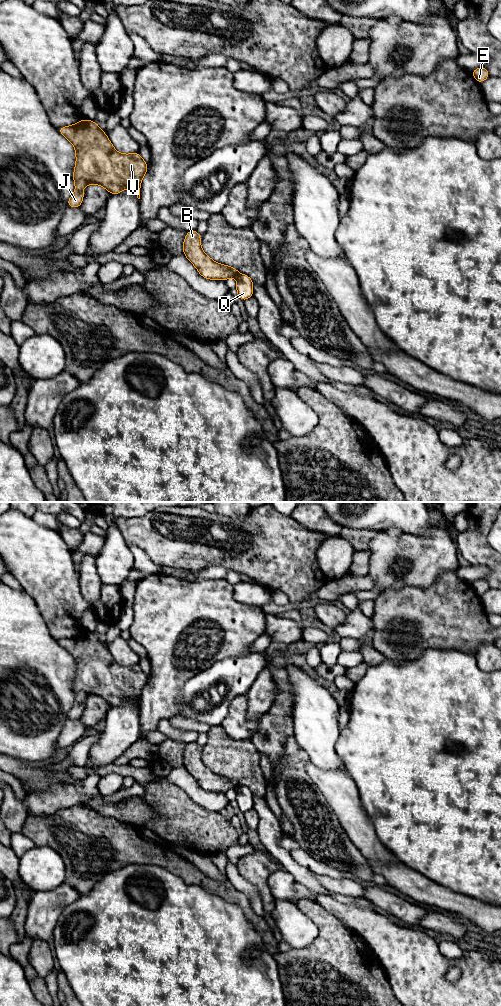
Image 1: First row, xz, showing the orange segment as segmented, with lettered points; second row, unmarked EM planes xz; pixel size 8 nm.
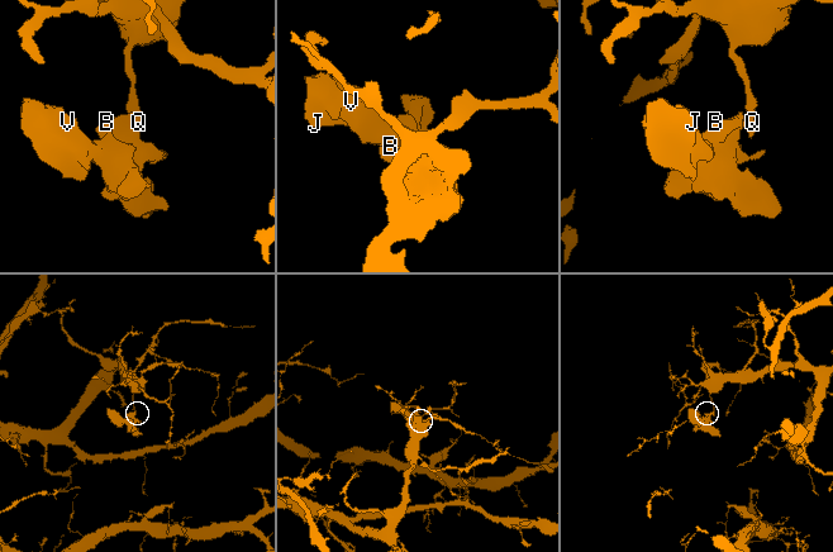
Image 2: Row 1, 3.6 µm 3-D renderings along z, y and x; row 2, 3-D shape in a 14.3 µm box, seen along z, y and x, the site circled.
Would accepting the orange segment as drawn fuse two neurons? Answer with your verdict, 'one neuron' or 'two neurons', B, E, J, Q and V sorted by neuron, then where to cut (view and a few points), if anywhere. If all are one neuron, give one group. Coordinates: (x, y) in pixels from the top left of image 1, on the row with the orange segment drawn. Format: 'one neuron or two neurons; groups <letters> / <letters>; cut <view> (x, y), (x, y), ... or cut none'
two neurons; groups B J V / E Q; cut xz (238, 273), (236, 277)

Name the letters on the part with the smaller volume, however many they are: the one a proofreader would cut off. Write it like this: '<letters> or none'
B, J, V

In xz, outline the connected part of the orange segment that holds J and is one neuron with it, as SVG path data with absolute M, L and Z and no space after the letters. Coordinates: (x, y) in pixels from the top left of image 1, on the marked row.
M82 119L72 126L60 127L58 132L74 145L76 153L76 191L68 199L68 207L80 208L84 199L82 189L88 184L98 184L112 195L130 188L140 199L141 181L148 164L139 152L117 152L96 121Z

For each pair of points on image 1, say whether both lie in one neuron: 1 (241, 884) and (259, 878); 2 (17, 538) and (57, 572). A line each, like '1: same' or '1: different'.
1: different
2: same

